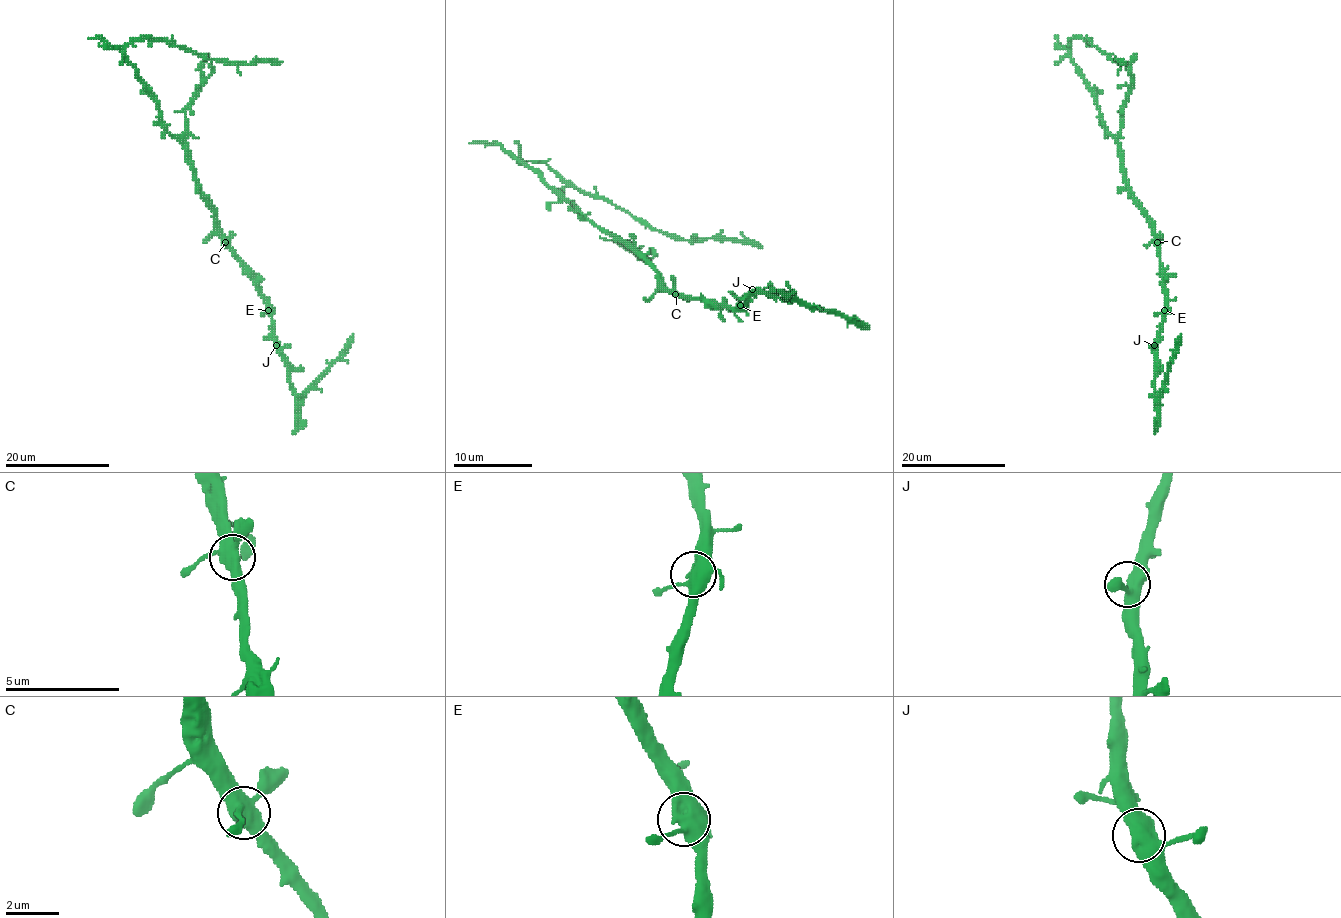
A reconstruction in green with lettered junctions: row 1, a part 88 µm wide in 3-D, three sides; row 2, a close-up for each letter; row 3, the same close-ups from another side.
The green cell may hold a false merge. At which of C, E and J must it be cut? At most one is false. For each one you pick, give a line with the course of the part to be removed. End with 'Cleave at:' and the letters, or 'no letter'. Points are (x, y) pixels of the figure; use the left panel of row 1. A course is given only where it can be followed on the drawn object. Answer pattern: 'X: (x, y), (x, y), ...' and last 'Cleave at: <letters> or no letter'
Cleave at: no letter

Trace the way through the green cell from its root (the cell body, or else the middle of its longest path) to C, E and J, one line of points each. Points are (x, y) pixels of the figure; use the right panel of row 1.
C: (1125, 174), (1128, 189), (1143, 212), (1156, 242)
E: (1125, 174), (1128, 189), (1143, 212), (1154, 235), (1166, 295), (1164, 310)
J: (1125, 174), (1128, 189), (1153, 231), (1163, 277), (1166, 311), (1159, 339), (1154, 345)

